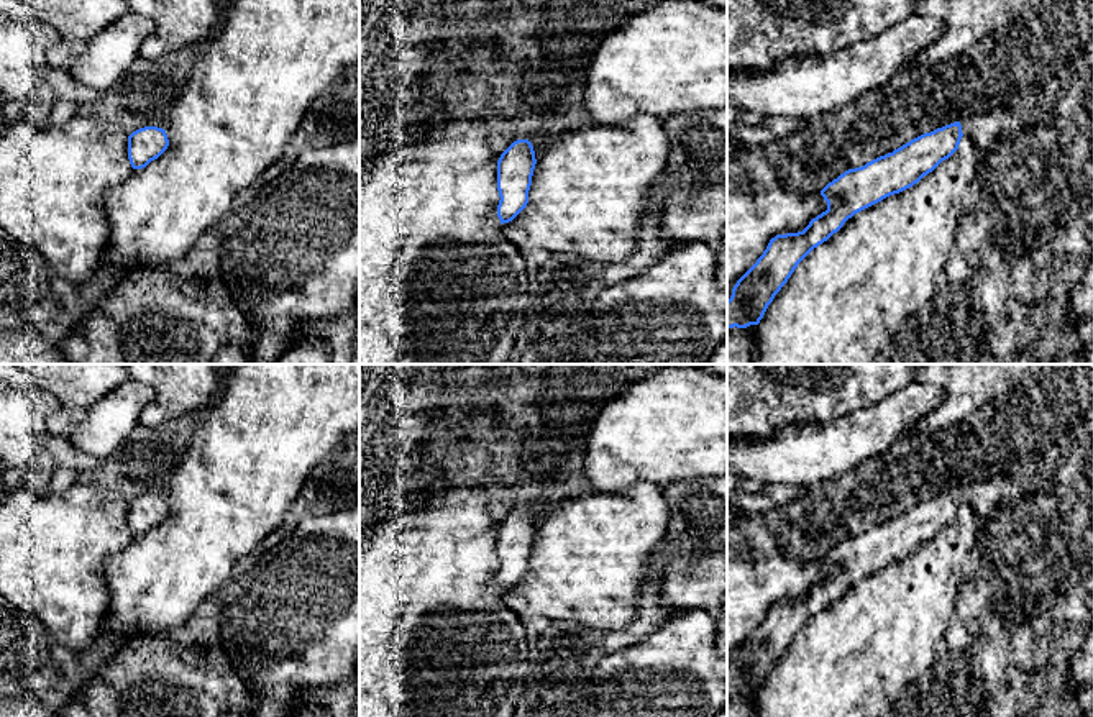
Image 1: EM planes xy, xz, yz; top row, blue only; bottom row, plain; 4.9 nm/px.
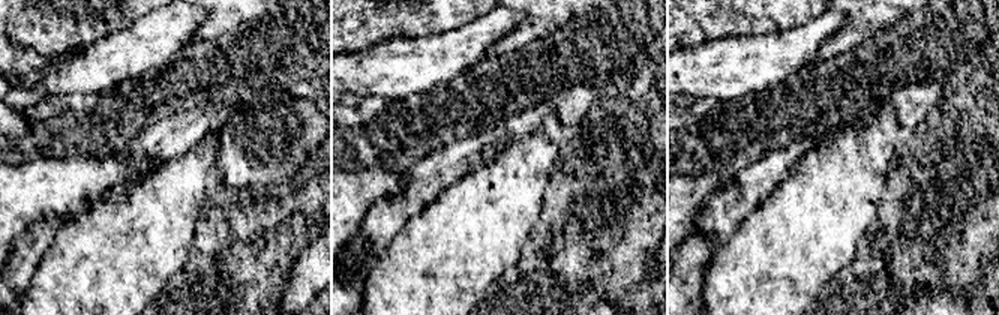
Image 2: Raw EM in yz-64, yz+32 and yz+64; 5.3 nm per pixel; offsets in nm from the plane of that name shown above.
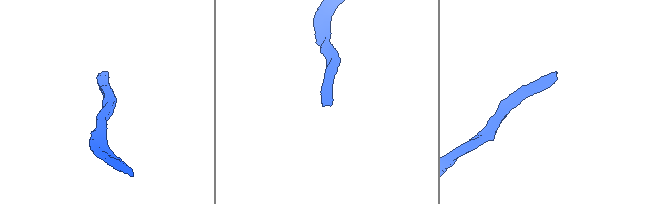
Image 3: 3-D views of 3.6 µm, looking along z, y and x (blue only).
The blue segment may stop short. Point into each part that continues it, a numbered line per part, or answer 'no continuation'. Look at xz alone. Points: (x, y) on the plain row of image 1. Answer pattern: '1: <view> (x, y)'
no continuation

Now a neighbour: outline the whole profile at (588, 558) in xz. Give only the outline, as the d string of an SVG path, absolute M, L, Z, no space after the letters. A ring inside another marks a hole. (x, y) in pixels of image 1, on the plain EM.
M637 482L622 492L586 491L556 507L537 528L527 574L501 601L522 620L543 617L551 622L579 623L597 630L624 630L642 610L643 573L668 533L670 514L660 486Z

